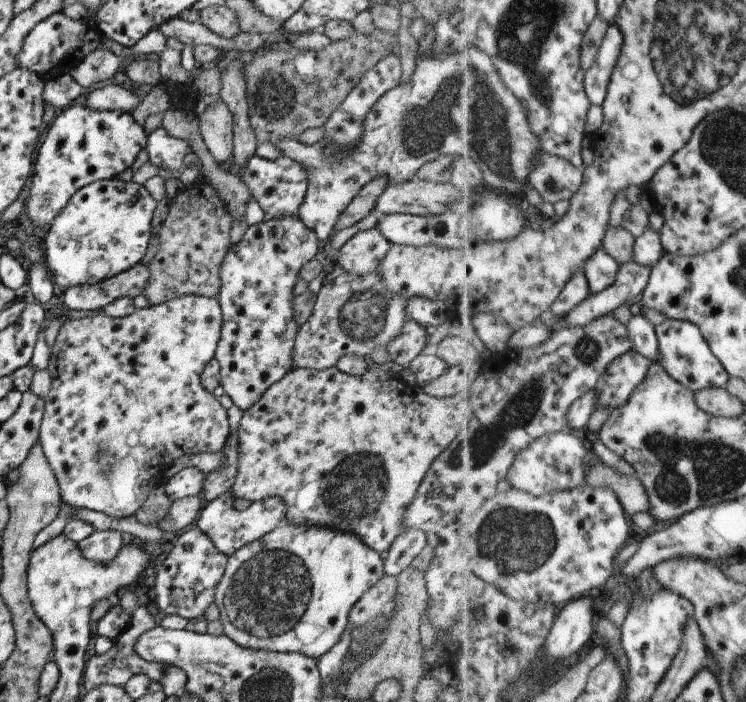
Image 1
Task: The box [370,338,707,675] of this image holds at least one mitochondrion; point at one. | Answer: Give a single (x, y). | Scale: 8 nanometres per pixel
(515, 540)

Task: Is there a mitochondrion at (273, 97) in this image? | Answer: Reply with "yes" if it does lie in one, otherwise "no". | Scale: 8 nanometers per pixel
yes

